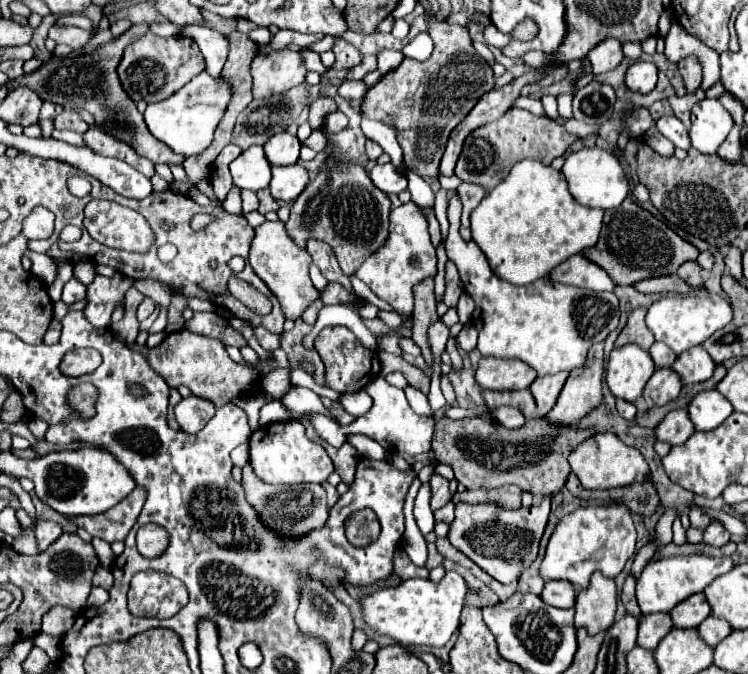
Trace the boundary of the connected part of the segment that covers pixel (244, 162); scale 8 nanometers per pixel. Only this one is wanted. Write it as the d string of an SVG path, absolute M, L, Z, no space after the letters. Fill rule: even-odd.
M254 145L246 151L242 151L232 163L230 173L234 179L234 185L240 189L260 191L266 189L270 183L270 163L264 155L264 149Z

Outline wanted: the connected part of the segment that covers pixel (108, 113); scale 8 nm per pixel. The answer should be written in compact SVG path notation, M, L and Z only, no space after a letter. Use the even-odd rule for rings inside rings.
M132 25L126 33L122 33L120 37L116 37L114 41L98 47L98 51L90 53L90 55L78 55L78 57L60 57L60 59L52 59L46 65L42 65L38 71L34 71L32 75L20 77L18 85L28 85L32 87L44 101L54 101L64 105L64 101L70 101L70 105L82 107L88 113L94 115L96 119L96 127L102 129L104 133L128 143L140 157L150 159L152 163L166 163L166 165L182 165L184 159L182 155L170 151L164 143L160 143L158 139L154 139L144 123L142 113L136 109L136 103L126 95L126 91L122 89L122 83L118 79L118 63L122 59L122 51L126 49L126 45L134 39L138 39L140 35L144 35L148 31L148 25Z

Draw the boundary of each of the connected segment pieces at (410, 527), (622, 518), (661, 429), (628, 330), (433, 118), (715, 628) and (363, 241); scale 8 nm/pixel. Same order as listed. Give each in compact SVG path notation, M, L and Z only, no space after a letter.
M415 478L404 501L405 532L403 535L404 540L402 540L402 549L415 565L425 567L428 556L427 543L416 524L413 514L414 500L420 486L420 480Z
M616 503L612 507L580 507L556 525L540 565L540 575L544 581L570 581L580 591L588 587L594 571L614 579L624 569L624 563L634 555L634 545L636 529L626 505Z
M686 409L670 411L662 419L662 423L658 423L658 427L654 429L656 439L664 441L664 443L670 443L670 445L682 445L692 433L694 433L694 425L688 419Z
M638 307L630 313L626 327L622 329L622 333L616 339L616 347L636 343L642 349L648 349L654 343L654 335L650 333L650 329L644 323L644 315L646 315L646 307Z
M426 11L434 51L426 61L404 59L394 71L388 71L370 87L362 105L364 117L388 121L388 107L396 115L398 143L404 151L404 163L422 177L438 177L438 165L450 131L470 113L478 99L494 87L492 67L476 55L468 27L450 25Z
M714 615L706 617L696 629L698 629L700 639L702 639L704 643L708 643L710 647L716 647L716 645L718 645L726 635L730 635L730 631L732 631L732 627L730 627L726 621L722 621L722 619L714 617Z
M328 163L328 169L322 169L316 181L310 183L292 203L286 229L300 247L304 247L308 239L328 243L334 249L342 273L350 277L388 237L388 215L390 199L372 185L368 173L360 165L334 167Z

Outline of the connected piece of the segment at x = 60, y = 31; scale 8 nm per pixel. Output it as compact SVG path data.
M54 25L54 27L50 27L48 37L54 39L56 43L64 43L64 45L68 45L72 49L78 49L78 47L84 47L88 43L92 33L88 30L80 29L80 27L60 27L60 25Z

